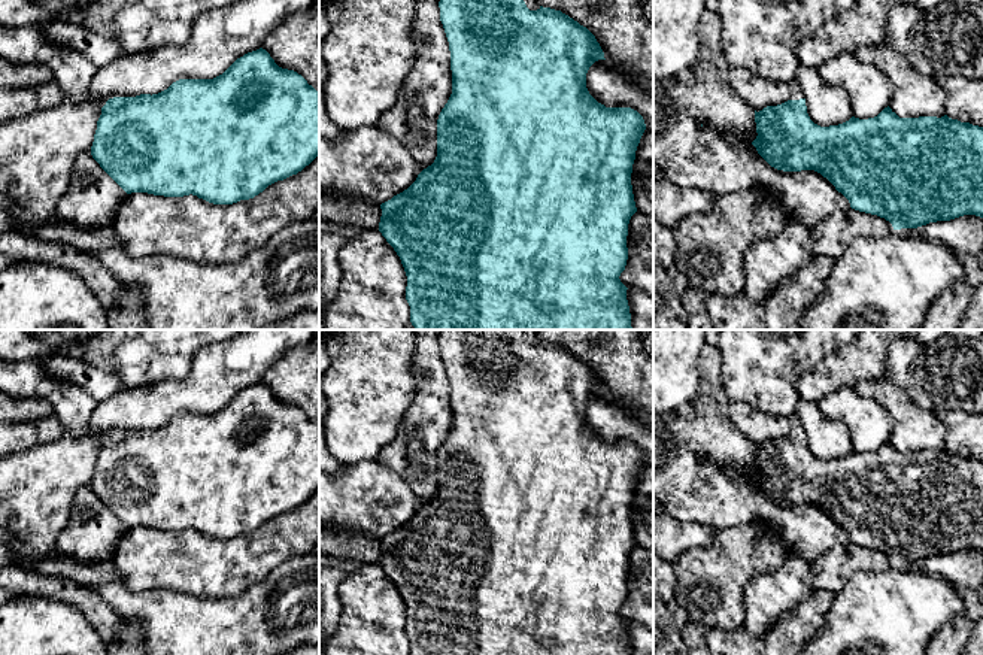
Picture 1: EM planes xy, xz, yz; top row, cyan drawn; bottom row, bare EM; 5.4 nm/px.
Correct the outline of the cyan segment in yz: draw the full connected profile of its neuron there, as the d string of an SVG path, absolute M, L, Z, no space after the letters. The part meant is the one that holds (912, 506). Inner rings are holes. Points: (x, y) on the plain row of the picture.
M795 415L789 419L788 436L755 445L758 470L752 479L771 501L783 506L820 507L849 534L852 543L885 552L894 564L917 562L964 549L983 552L983 461L947 449L899 452L889 440L874 452L852 451L843 458L820 461L810 454L800 419Z

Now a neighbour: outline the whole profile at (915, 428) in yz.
M889 379L859 382L855 389L882 404L894 418L889 442L899 452L946 449L947 427L934 412L917 406Z

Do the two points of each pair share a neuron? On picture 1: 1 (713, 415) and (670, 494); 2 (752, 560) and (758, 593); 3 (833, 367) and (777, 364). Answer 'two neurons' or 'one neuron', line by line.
1: one neuron
2: two neurons
3: two neurons

